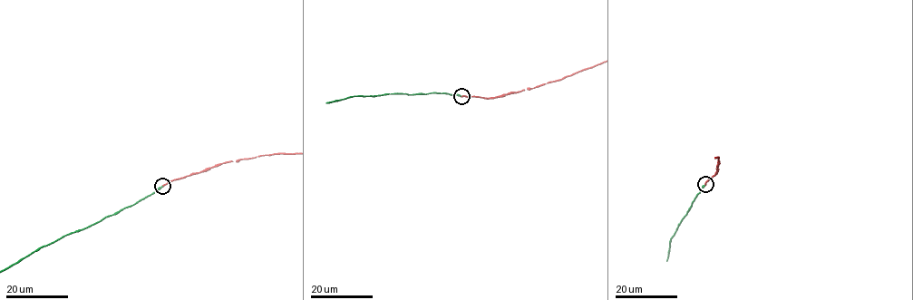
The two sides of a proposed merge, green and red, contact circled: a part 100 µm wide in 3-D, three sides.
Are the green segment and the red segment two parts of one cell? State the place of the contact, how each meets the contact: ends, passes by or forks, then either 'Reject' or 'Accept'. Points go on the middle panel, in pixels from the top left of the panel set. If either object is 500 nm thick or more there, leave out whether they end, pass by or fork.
Place: (461, 96). At the ring green ends. At the ring red ends. Accept

